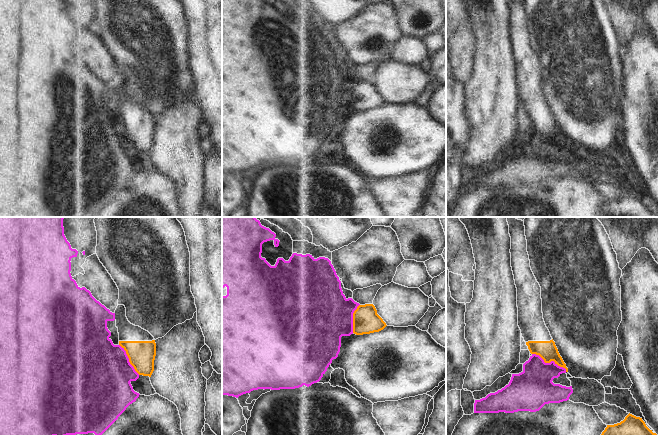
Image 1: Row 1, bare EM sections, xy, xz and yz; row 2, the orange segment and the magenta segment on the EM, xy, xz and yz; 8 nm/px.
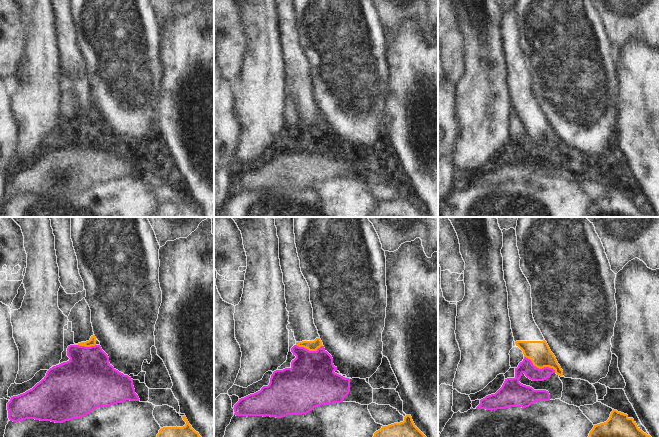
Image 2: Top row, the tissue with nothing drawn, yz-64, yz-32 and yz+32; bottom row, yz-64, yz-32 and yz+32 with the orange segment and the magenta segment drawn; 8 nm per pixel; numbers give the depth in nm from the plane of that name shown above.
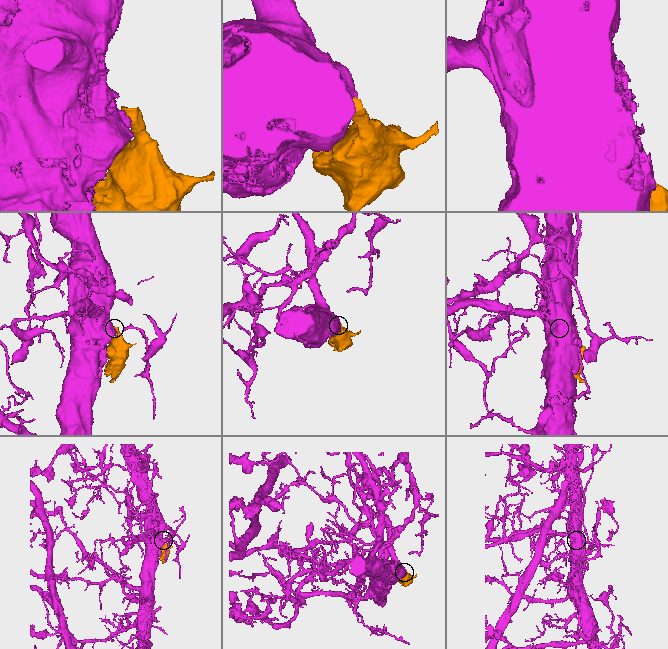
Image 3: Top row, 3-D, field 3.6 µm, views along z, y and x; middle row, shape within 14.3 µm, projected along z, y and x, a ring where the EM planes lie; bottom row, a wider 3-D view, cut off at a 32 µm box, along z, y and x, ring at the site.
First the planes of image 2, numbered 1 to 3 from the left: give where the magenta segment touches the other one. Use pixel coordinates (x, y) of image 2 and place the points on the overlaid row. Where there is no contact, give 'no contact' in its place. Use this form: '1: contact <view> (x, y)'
1: contact yz-64 (87, 346)
2: contact yz-32 (309, 350)
3: contact yz+32 (540, 368)

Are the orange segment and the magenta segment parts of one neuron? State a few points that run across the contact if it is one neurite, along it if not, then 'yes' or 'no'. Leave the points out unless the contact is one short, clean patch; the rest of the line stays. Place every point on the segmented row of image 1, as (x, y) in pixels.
line yz (532, 353), (537, 354), (545, 362), (554, 361), (566, 371); no

